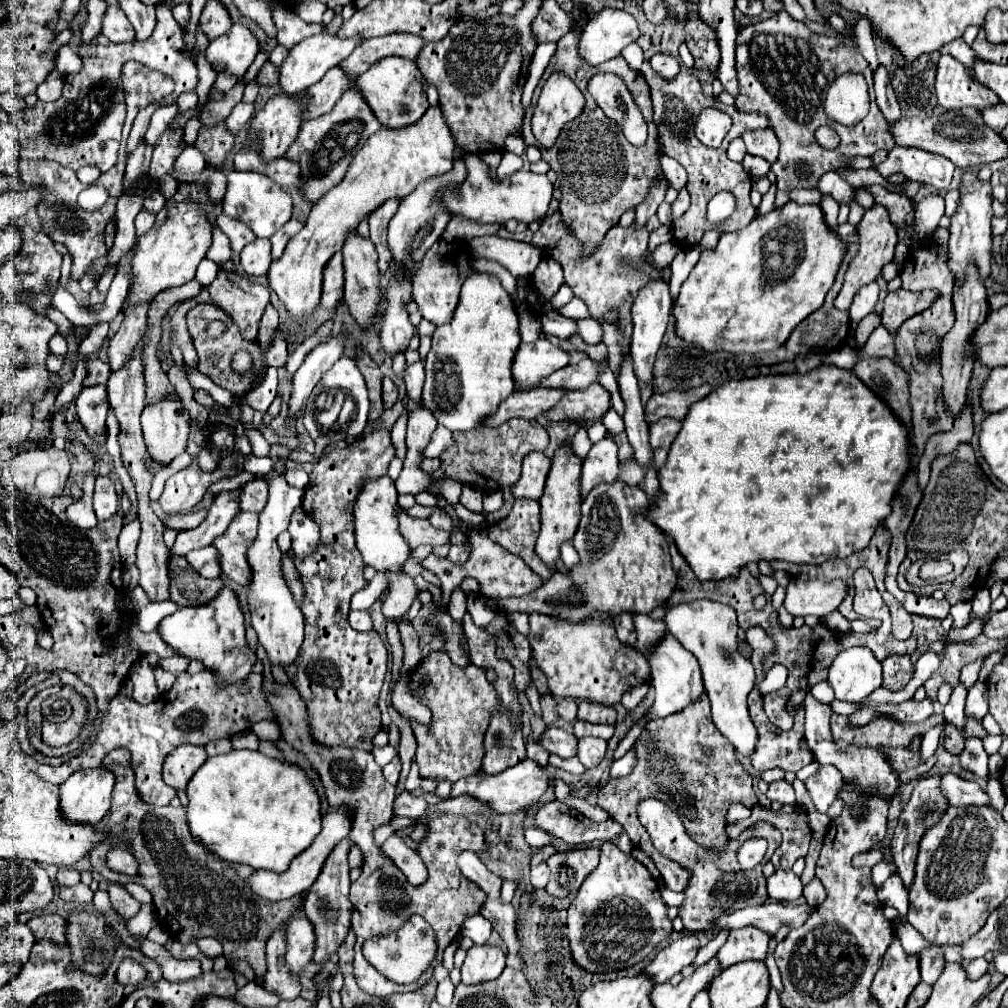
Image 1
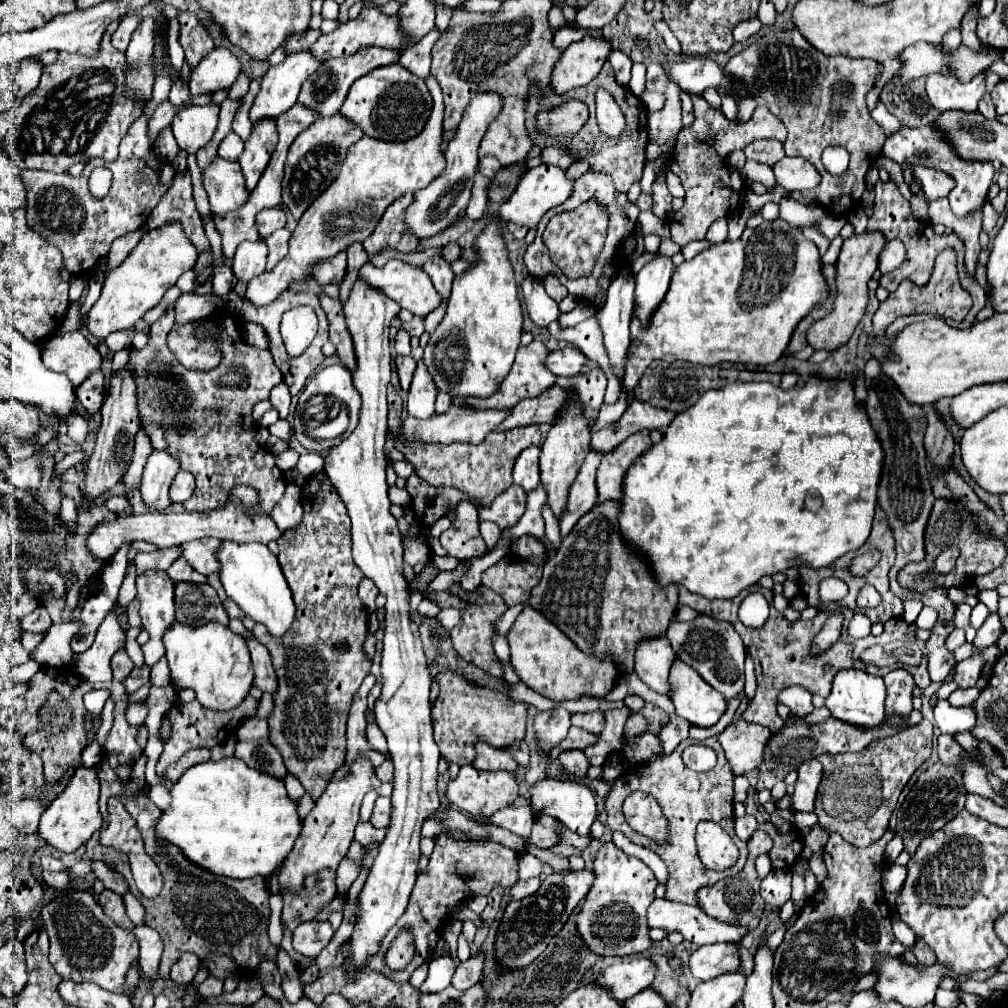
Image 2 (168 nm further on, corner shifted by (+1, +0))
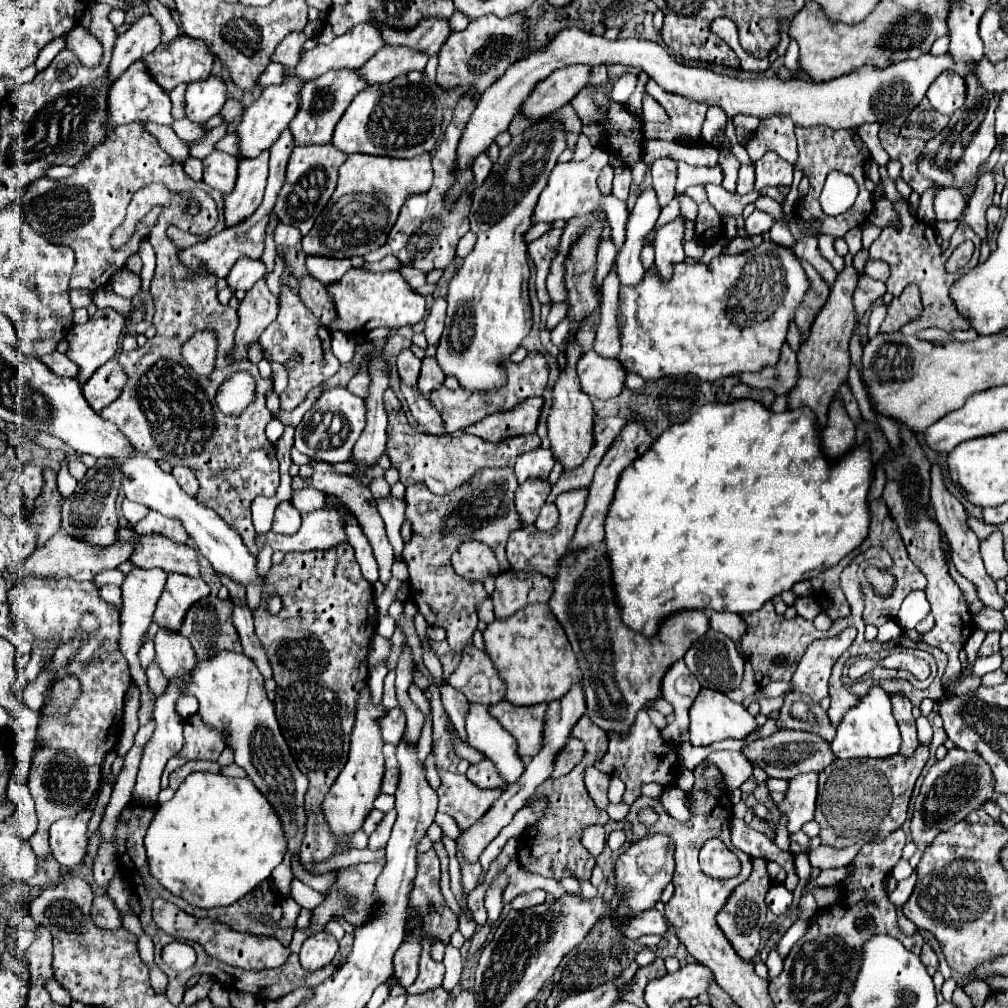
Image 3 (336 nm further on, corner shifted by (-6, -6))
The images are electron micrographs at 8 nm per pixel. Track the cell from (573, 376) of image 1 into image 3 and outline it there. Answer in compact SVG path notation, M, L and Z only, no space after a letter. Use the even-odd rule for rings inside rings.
M529 353L521 363L505 361L503 365L505 365L505 371L507 371L505 387L499 387L499 389L493 389L493 391L465 391L463 387L451 391L447 387L439 387L439 389L431 391L431 403L441 413L447 433L453 433L453 431L459 431L467 425L473 425L473 423L481 421L485 415L491 415L495 411L509 411L517 403L525 401L527 397L535 397L535 395L539 397L545 391L549 367L547 367L547 361L541 353Z

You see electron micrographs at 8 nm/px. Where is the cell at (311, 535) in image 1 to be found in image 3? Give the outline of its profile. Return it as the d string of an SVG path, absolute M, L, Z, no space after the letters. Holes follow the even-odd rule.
M281 503L275 509L275 519L273 519L273 533L285 533L285 535L293 535L297 533L297 527L301 527L301 515L299 511L289 503Z

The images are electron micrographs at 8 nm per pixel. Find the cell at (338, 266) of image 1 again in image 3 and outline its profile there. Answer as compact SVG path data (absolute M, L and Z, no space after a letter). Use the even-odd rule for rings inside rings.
M309 255L305 261L309 273L319 279L323 285L325 283L335 283L341 279L351 269L349 259L331 259L331 257L319 257L319 255Z

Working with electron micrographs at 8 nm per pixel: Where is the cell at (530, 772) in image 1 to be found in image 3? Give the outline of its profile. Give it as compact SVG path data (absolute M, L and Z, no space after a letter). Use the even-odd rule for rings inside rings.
M439 771L441 787L437 789L439 797L439 811L447 813L455 819L455 823L465 829L471 827L485 811L489 811L493 799L501 795L499 789L479 789L469 783L465 775Z

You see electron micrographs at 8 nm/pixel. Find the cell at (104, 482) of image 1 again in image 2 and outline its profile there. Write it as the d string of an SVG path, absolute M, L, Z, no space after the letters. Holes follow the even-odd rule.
M112 495L112 497L106 499L104 505L106 505L110 511L114 511L114 513L120 513L120 511L124 511L126 507L130 507L130 503L128 503L128 499L126 499L124 495Z

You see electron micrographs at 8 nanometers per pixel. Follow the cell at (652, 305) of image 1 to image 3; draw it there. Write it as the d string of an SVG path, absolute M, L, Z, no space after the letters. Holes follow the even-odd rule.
M677 215L673 221L665 223L655 231L653 247L655 247L655 267L663 279L669 279L673 263L681 263L685 259L683 253L683 235L685 235L685 217Z

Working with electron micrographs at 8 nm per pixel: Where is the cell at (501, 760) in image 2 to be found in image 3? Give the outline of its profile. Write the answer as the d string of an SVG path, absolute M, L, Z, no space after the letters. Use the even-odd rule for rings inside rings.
M483 759L477 765L471 765L467 771L467 779L481 789L497 789L497 787L505 785L505 783L501 783L501 777L497 775L497 771L495 771L493 763L489 763L489 759Z

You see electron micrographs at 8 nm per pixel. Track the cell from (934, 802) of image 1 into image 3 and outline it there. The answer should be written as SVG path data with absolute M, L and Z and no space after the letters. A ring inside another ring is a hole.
M957 747L947 751L945 759L929 767L919 797L915 799L915 809L911 817L911 835L917 849L923 851L941 831L953 827L955 823L965 819L969 811L975 811L983 803L987 803L993 795L993 783L995 783L993 773L989 771L989 765L985 763L985 759L981 759L981 755L961 751Z

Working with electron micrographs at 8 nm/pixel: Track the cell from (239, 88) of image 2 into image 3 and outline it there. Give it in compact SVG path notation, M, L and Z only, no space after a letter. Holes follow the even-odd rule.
M227 99L225 101L225 105L223 105L223 111L219 111L219 115L223 117L223 123L233 123L235 119L239 119L241 115L243 115L243 111L245 111L245 107L239 103L239 101L235 101L235 99Z

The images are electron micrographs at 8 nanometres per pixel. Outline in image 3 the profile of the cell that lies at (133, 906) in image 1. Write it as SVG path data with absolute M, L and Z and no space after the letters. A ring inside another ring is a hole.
M107 895L93 899L91 917L99 929L119 929L121 927L121 913L115 909L113 901Z

